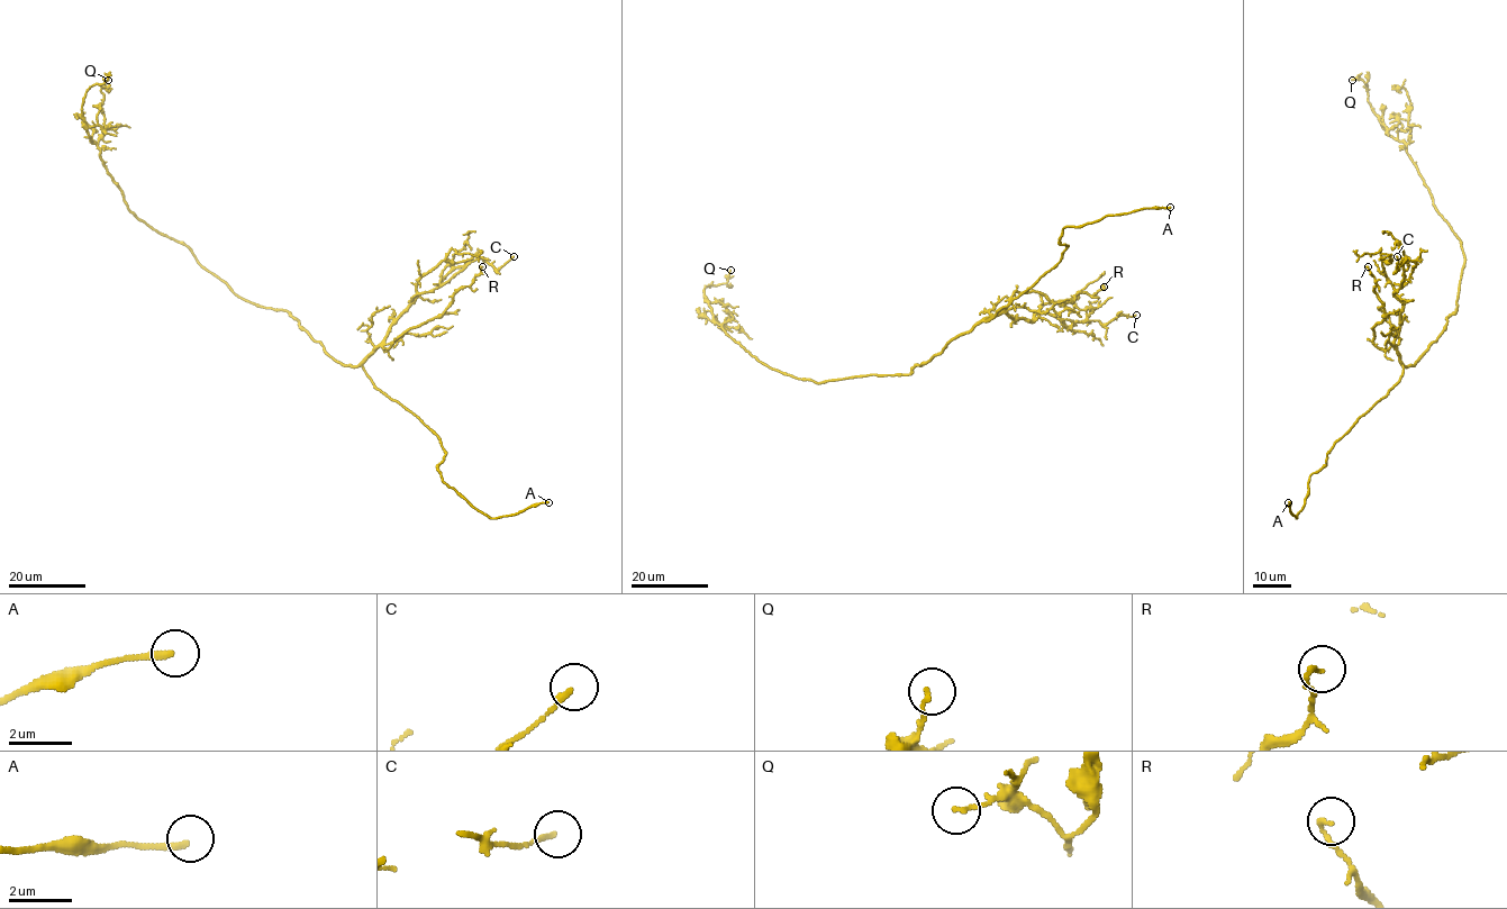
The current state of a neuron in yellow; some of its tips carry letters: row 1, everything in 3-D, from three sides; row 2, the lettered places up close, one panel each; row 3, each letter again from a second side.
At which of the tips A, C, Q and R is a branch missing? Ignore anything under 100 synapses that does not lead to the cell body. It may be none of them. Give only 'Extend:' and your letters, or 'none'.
Extend: A

